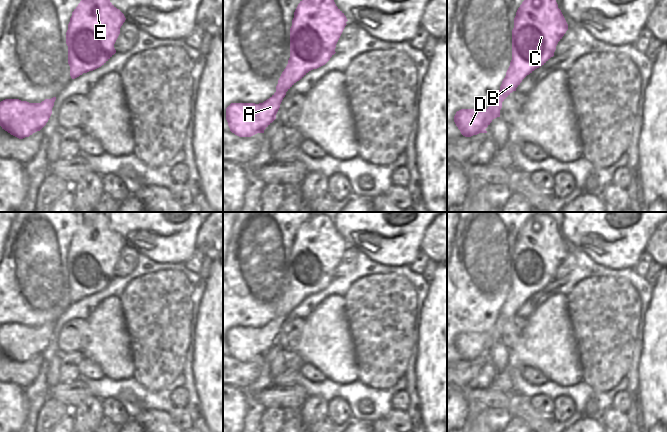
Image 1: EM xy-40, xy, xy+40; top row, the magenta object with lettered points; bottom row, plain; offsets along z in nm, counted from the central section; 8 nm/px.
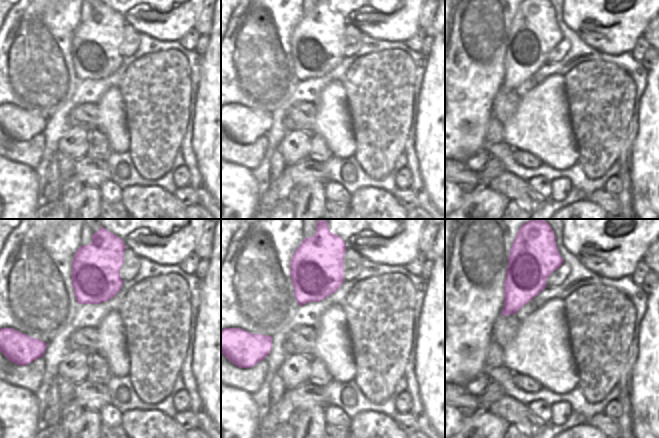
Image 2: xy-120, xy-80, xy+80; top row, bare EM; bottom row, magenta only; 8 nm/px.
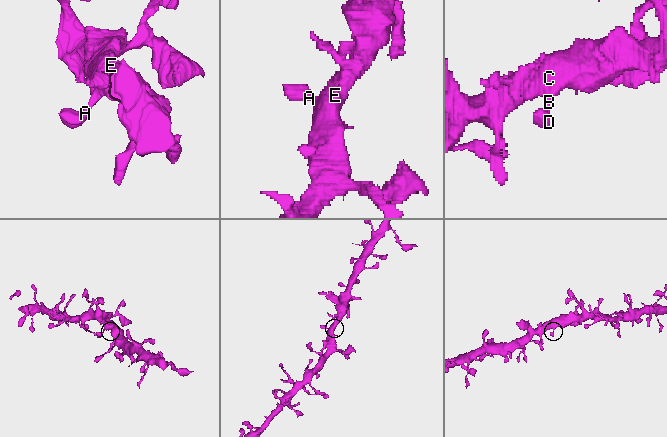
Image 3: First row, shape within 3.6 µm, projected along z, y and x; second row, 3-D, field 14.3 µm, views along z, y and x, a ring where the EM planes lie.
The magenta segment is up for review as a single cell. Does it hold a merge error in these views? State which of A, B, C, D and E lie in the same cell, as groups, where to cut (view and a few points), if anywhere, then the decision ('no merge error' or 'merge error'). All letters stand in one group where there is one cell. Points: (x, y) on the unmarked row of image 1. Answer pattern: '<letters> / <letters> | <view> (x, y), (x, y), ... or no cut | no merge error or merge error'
A B C D E | no cut | no merge error

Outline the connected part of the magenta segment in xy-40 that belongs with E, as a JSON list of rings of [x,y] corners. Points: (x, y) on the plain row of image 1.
[[[98,212],[91,223],[82,223],[72,236],[66,256],[68,288],[72,303],[101,291],[116,277],[114,268],[126,242],[110,226],[106,213]]]

